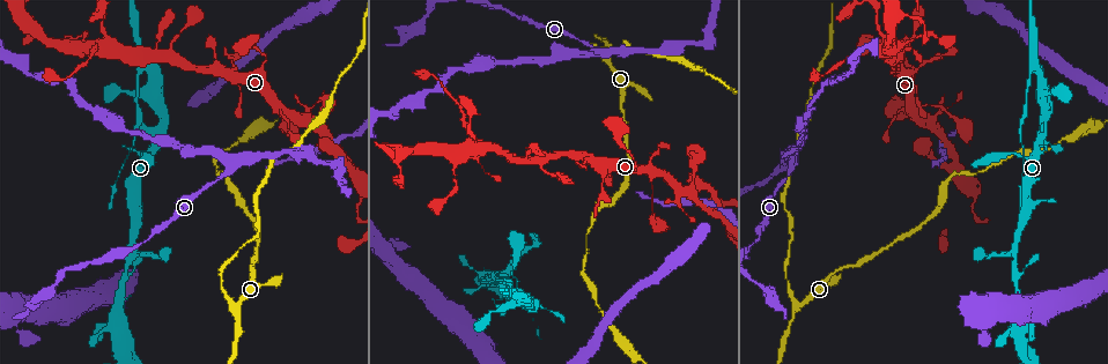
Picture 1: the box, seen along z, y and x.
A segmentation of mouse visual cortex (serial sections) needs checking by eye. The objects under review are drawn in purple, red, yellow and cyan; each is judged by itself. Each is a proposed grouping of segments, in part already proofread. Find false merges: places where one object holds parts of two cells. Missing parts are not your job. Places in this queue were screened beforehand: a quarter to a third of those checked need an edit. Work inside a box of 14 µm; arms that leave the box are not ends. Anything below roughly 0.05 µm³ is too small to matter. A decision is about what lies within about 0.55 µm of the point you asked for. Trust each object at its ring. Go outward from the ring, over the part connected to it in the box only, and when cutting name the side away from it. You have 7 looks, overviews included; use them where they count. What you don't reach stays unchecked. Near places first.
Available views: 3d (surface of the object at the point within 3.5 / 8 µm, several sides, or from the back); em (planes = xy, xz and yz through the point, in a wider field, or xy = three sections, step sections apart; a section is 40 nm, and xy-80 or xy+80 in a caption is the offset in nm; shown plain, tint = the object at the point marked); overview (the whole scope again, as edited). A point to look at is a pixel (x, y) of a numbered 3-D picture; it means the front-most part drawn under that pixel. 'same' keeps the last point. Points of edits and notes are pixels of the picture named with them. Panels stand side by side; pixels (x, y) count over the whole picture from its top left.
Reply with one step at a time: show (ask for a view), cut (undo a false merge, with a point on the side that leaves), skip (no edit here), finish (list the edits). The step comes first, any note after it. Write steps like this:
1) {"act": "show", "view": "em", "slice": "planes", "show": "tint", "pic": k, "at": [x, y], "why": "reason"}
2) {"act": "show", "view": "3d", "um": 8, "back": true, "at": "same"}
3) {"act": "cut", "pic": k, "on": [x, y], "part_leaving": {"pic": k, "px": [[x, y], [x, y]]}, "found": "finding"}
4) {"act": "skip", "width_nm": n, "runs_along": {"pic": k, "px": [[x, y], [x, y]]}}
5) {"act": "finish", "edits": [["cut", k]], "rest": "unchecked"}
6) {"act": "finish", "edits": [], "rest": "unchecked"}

{"act": "show", "view": "3d", "um": 8, "pic": 1, "at": [1033, 67]}

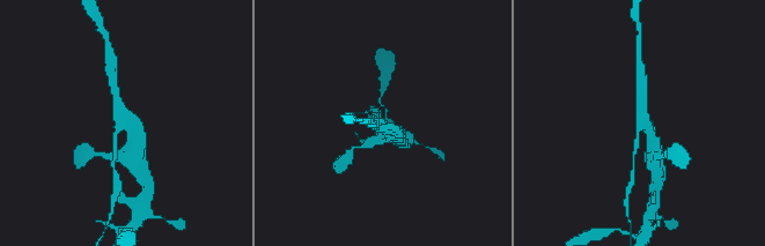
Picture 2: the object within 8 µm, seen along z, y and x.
{"act": "show", "view": "em", "slice": "planes", "show": "tint", "pic": 2, "at": [125, 127], "arms": 3, "arm_widths_nm": [150, 300, 400]}

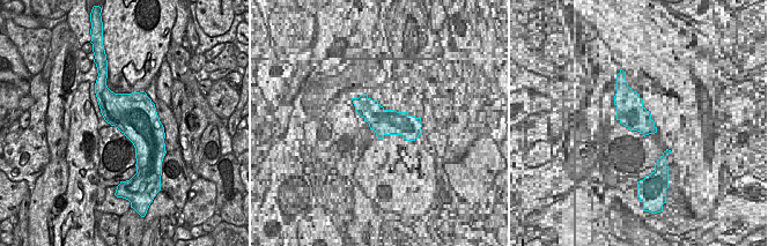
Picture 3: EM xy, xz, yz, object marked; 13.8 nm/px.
{"act": "cut", "pic": 2, "on": [634, 153], "found": "a second cell is stuck on"}

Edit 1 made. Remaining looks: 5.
{"act": "show", "view": "3d", "um": 3.5, "pic": 1, "at": [789, 169], "why": "three arms meet"}

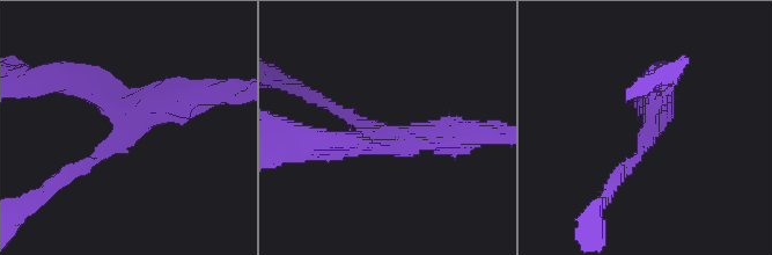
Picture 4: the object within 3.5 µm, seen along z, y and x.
{"act": "show", "view": "em", "slice": "xy", "step": 5, "show": "tint", "pic": 4, "at": [383, 131], "arms": 3, "arm_widths_nm": [150, 300, 400]}

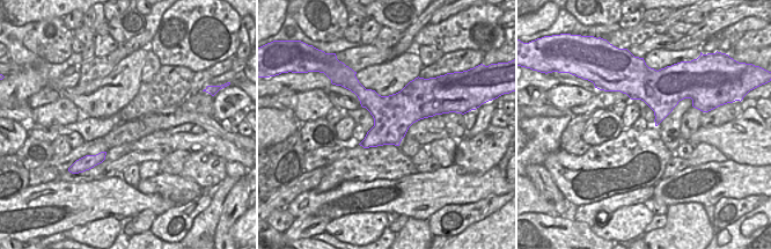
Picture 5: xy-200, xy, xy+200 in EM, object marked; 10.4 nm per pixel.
{"act": "skip", "runs_along": {"pic": 4, "px": [[619, 176], [649, 137], [661, 80]]}, "found": "one cell here"}

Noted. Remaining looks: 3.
{"act": "show", "view": "3d", "um": 3.5, "pic": 1, "at": [225, 294], "why": "thick turns thin"}

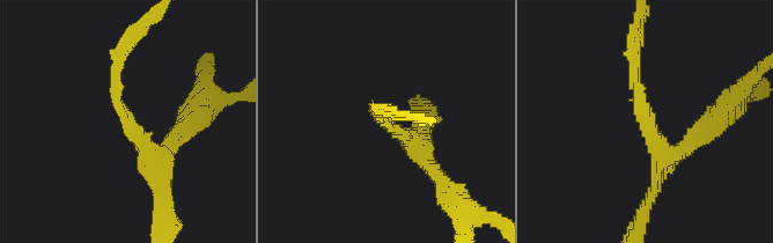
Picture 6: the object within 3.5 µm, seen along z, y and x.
{"act": "show", "view": "em", "slice": "planes", "show": "plain", "pic": 6, "at": [130, 123], "arm_widths_nm": [100, 250]}

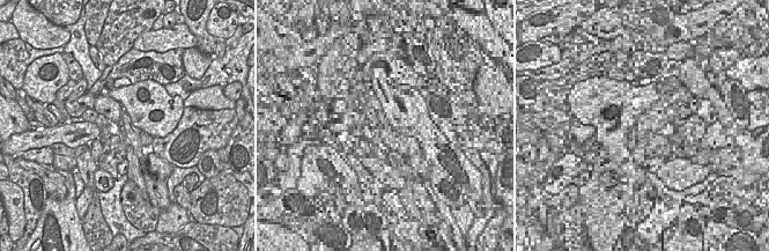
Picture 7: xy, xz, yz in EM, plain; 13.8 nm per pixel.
{"act": "show", "view": "em", "slice": "planes", "show": "tint", "at": "same"}

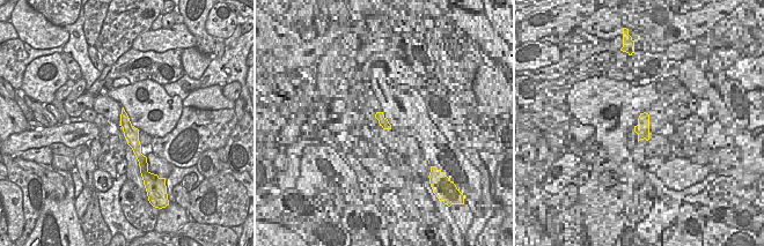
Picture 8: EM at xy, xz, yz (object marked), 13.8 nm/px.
{"act": "skip", "width_nm": 200, "runs_along": {"pic": 8, "px": [[124, 116], [139, 156]]}, "found": "all the same cell"}

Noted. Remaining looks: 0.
{"act": "finish", "edits": [["cut", 2]], "rest": "unchecked"}

